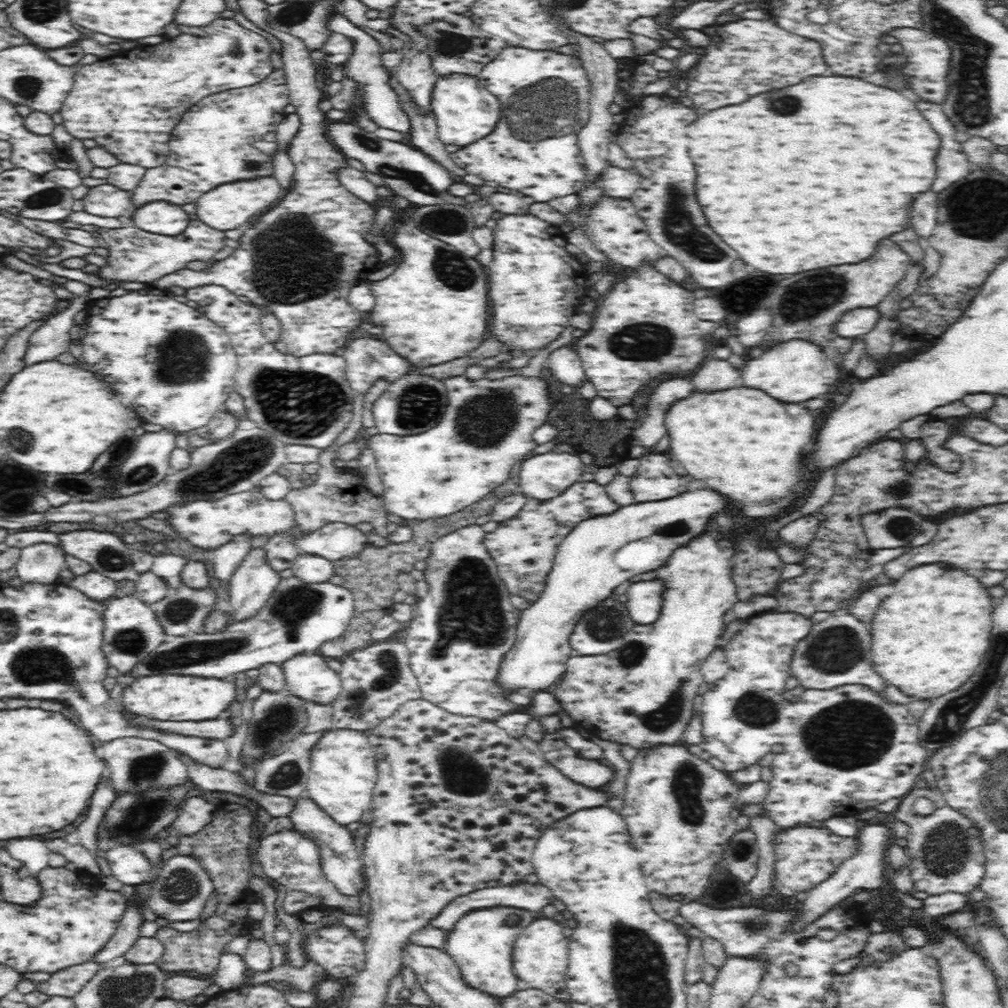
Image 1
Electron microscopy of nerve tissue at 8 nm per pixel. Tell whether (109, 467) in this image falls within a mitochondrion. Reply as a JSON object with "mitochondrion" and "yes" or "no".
{"mitochondrion":"yes"}

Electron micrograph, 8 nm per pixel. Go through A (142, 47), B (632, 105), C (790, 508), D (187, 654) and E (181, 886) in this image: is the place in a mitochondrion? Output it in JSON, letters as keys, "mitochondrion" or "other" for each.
{"A":"other","B":"other","C":"other","D":"mitochondrion","E":"mitochondrion"}

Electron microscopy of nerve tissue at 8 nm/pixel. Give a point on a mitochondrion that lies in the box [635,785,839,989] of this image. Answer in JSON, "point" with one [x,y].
{"point":[754,928]}

